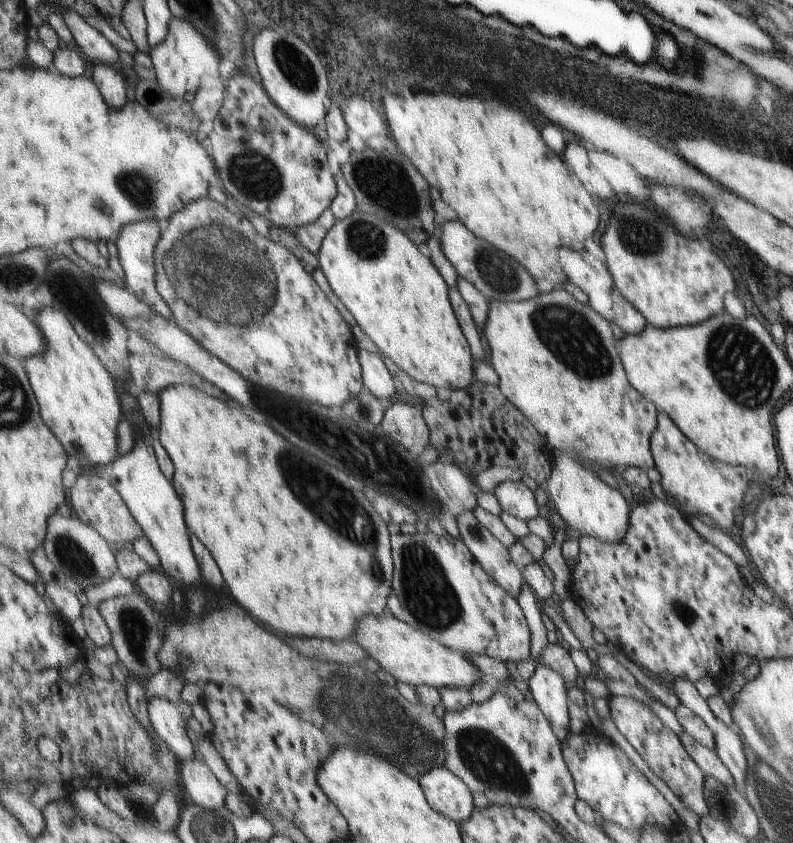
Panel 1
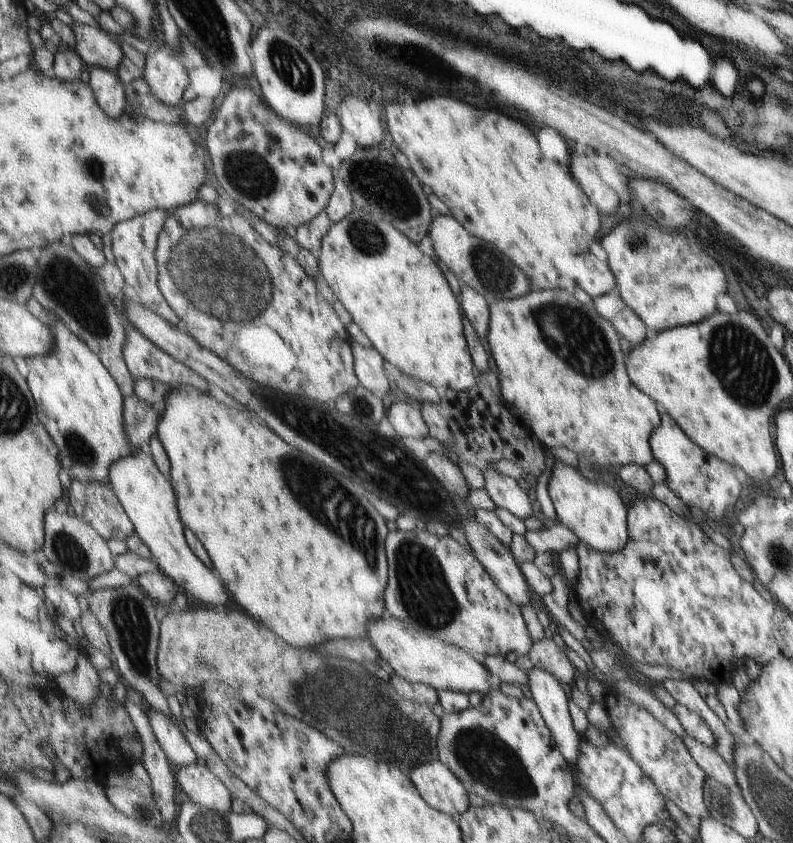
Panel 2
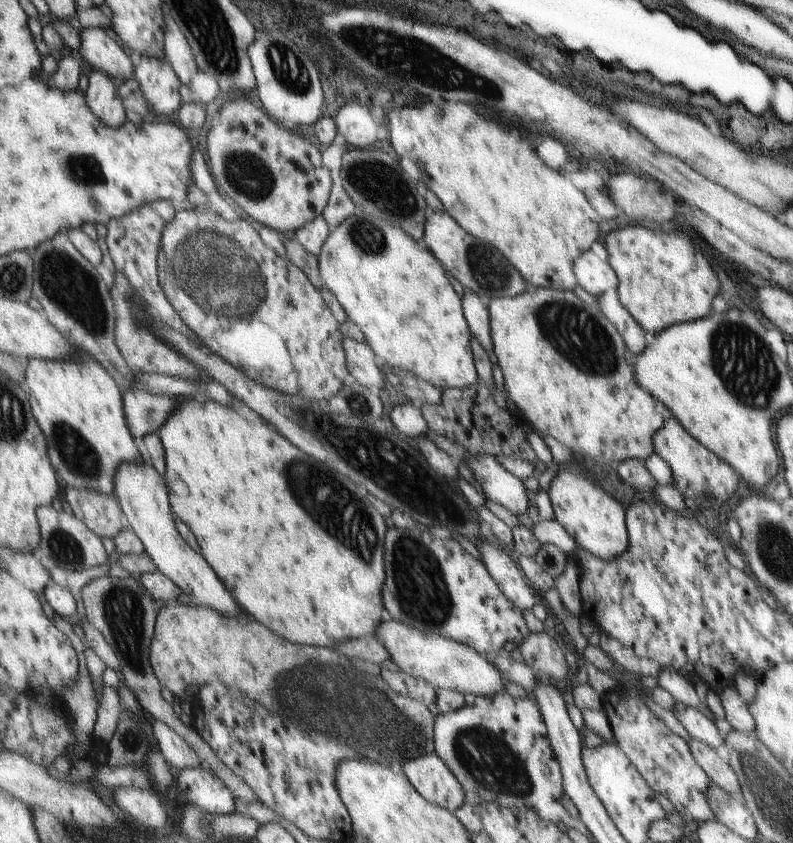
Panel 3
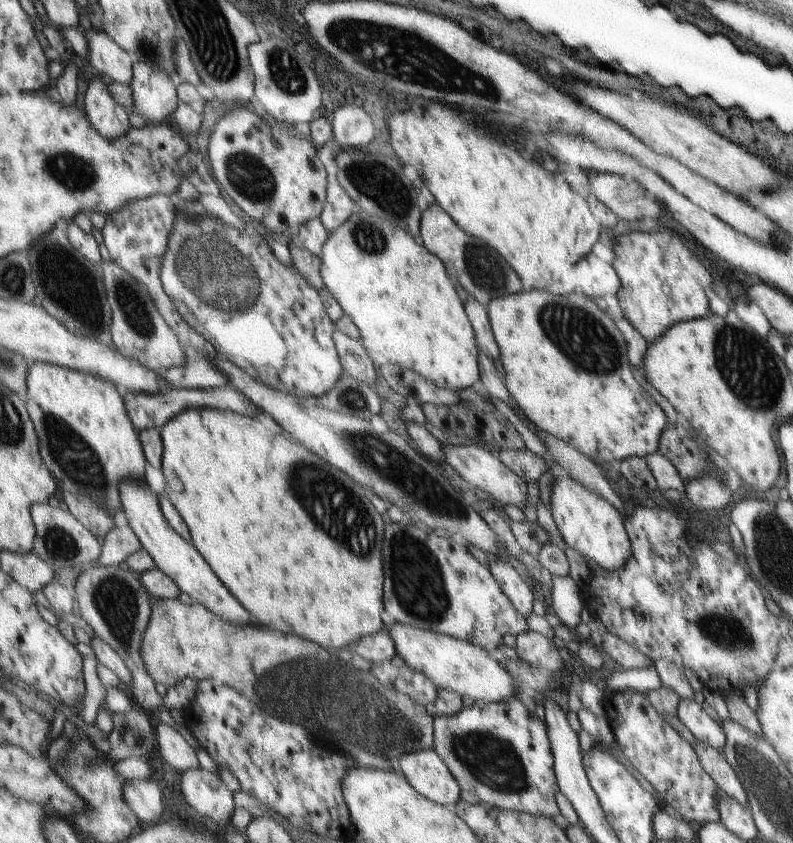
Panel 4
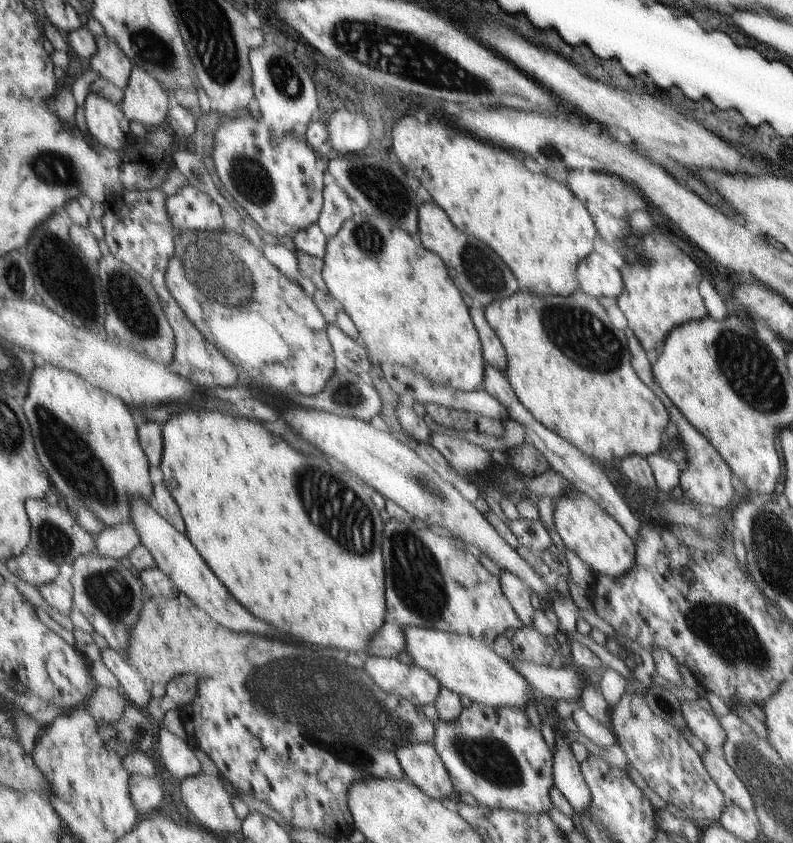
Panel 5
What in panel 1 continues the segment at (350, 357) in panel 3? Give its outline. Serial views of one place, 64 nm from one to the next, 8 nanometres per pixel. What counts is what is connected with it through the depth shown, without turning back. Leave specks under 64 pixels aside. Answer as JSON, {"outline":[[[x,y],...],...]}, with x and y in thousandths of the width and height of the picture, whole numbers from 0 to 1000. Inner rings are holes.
{"outline":[[[450,415],[450,425],[453,425],[458,459],[482,478],[496,473],[498,458],[480,425],[463,415]]]}

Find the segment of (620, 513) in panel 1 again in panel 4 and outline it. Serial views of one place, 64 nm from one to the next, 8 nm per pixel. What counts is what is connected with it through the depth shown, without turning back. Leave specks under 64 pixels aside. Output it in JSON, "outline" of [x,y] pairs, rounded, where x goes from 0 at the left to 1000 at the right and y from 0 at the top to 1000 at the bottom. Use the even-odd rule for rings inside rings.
{"outline":[[[714,562],[699,567],[692,586],[692,600],[697,619],[712,649],[728,652],[733,660],[753,669],[758,676],[776,679],[796,660],[796,647],[791,641],[783,610],[760,591],[740,581],[735,574],[725,572]]]}

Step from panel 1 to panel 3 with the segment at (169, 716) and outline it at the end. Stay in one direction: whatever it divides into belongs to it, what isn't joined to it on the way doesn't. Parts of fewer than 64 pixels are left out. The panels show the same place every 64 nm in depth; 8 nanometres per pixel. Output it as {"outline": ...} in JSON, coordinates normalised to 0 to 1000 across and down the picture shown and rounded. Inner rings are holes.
{"outline":[[[193,852],[192,861],[192,868],[197,874],[199,885],[219,915],[226,916],[231,911],[253,906],[253,900],[246,888],[241,887],[236,879],[221,868],[219,864],[208,859],[206,854],[198,854],[198,852]]]}

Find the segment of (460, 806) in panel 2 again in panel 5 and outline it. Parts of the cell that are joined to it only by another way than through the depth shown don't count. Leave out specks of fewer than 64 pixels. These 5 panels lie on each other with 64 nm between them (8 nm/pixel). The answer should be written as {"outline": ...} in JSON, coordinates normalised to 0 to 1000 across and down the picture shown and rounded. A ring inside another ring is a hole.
{"outline":[[[545,883],[503,885],[498,887],[497,896],[508,921],[541,947],[559,951],[576,942],[564,911]]]}

